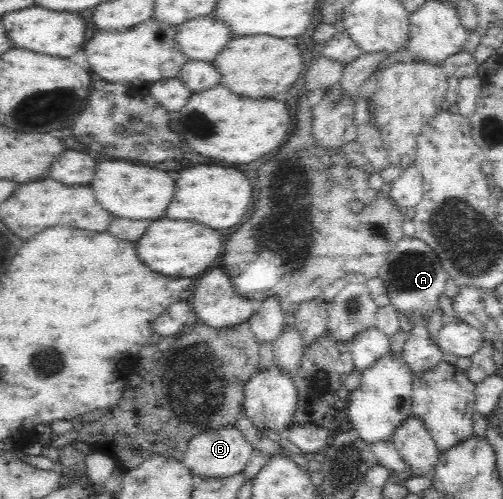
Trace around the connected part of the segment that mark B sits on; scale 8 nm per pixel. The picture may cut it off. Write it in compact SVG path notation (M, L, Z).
M224 425L216 429L199 432L188 441L183 455L183 465L189 469L192 475L202 477L226 477L240 473L249 462L253 447L248 443L244 434L234 425Z

